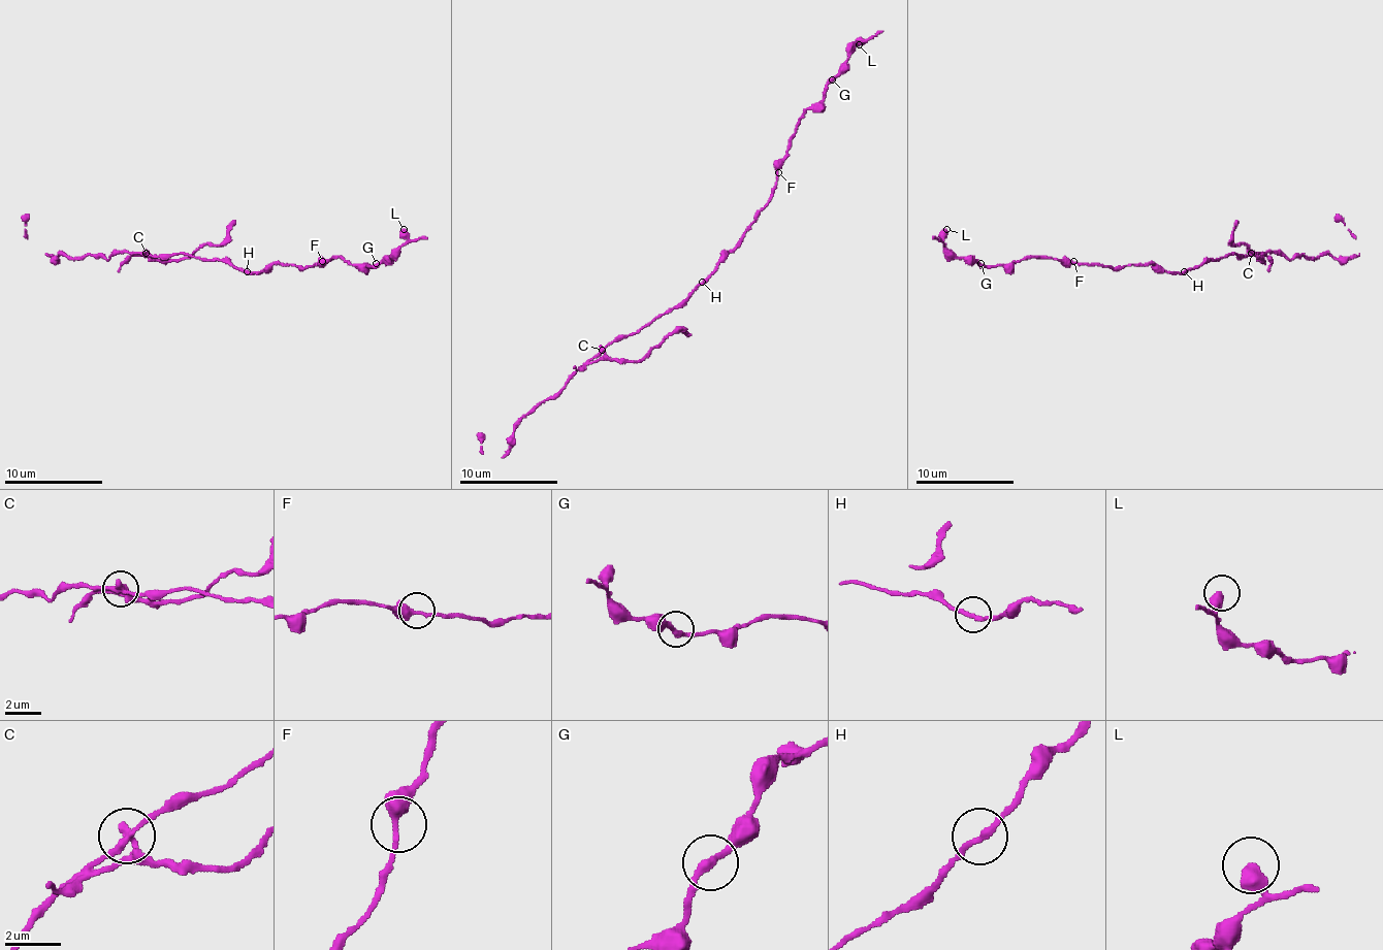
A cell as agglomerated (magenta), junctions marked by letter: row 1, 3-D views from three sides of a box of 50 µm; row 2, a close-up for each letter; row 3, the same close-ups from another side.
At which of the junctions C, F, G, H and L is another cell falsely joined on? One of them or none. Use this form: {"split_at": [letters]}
{"split_at": ["C"]}

